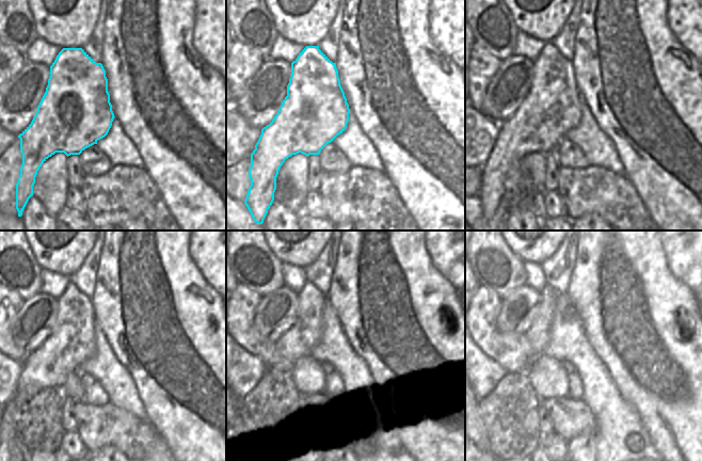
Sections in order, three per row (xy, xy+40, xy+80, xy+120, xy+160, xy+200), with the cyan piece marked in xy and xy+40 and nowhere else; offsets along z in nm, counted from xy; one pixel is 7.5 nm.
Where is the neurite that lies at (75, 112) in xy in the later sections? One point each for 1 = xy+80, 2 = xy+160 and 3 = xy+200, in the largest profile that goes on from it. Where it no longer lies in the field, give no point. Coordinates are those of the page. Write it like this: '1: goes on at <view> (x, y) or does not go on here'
1: goes on at xy+80 (553, 107)
2: goes on at xy+160 (299, 340)
3: goes on at xy+200 (538, 335)

